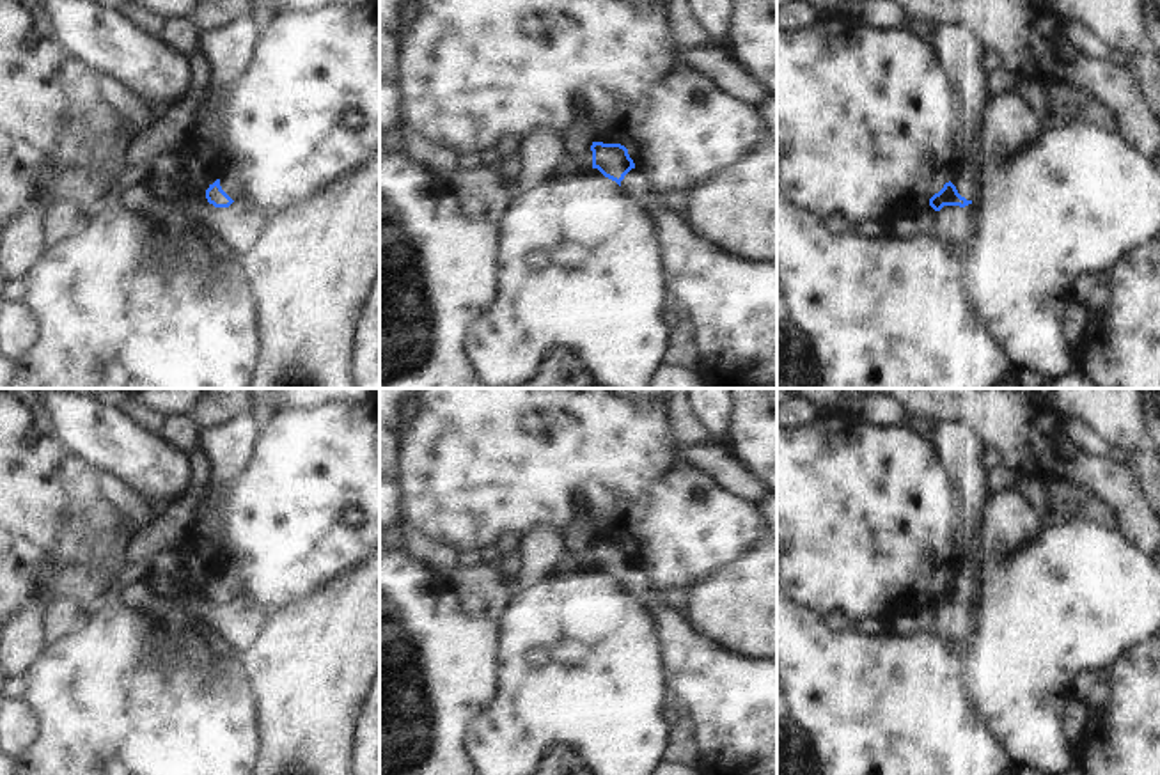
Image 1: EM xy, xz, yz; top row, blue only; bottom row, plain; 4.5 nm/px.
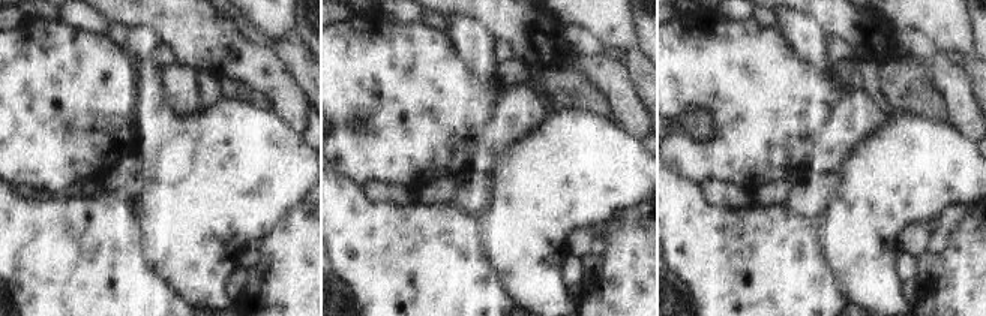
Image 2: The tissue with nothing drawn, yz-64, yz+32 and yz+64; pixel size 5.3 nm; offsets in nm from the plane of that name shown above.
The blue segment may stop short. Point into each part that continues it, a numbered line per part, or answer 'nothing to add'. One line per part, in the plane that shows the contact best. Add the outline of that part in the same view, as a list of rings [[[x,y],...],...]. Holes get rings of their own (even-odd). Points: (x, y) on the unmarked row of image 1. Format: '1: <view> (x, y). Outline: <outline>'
1: yz (1008, 520). Outline: [[[1018,489],[990,495],[984,505],[981,543],[951,578],[967,598],[977,598],[977,571],[995,559],[1006,557],[1018,543],[1043,532],[1043,523]]]

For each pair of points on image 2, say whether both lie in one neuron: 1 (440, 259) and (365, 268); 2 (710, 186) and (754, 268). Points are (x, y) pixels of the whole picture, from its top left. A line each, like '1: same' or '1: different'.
1: same
2: different

